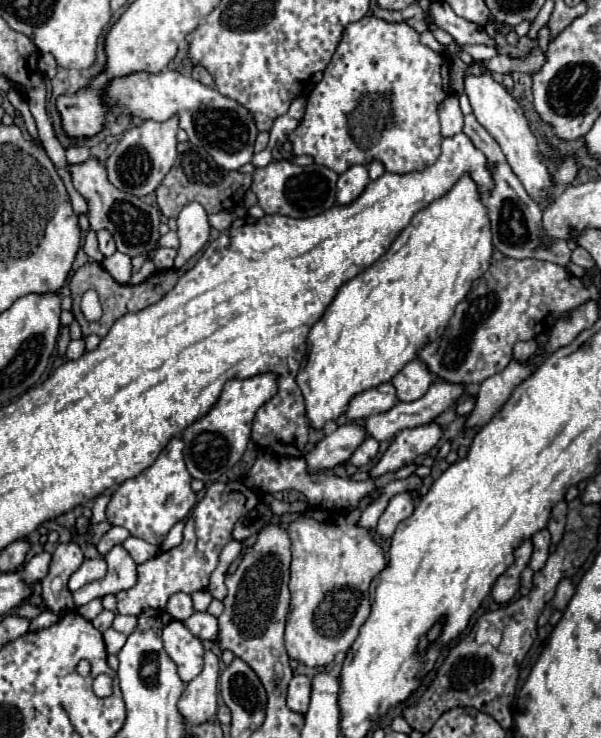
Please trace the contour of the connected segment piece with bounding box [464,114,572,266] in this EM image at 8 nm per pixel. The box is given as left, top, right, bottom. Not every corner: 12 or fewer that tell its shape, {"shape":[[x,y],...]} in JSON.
{"shape":[[474,114],[464,134],[486,154],[494,190],[488,208],[494,248],[510,258],[568,266],[566,240],[538,248],[542,208],[510,170]]}

